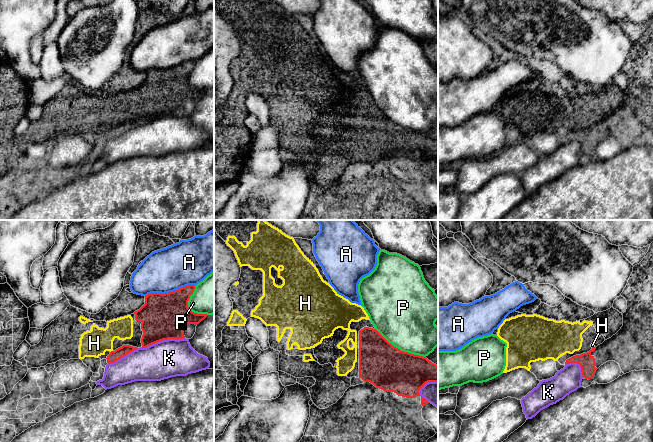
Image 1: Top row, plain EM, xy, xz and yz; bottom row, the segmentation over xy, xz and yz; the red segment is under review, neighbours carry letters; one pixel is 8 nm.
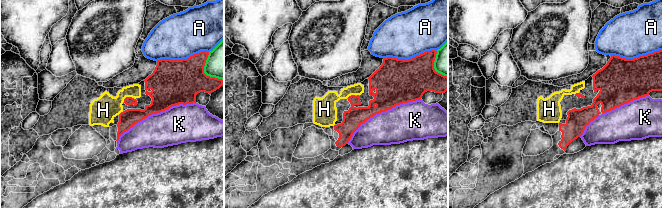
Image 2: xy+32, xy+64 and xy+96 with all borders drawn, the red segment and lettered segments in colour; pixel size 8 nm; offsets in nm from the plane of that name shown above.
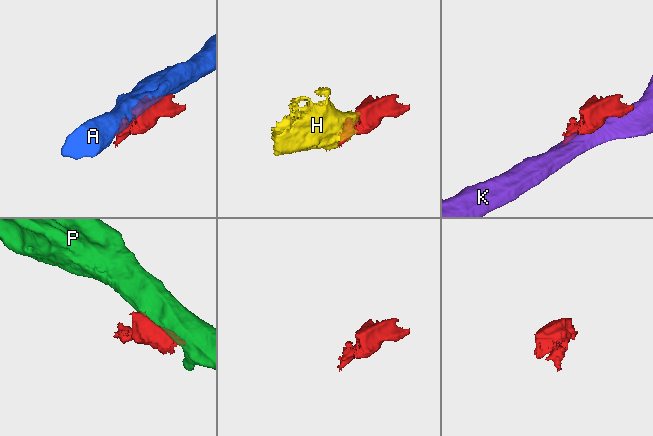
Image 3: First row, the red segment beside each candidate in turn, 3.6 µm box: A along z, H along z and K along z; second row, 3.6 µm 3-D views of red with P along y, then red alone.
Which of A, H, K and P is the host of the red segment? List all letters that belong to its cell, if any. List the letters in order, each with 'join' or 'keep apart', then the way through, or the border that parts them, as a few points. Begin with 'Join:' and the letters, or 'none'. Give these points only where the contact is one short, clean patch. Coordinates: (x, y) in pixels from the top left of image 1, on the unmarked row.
Join: H
A: keep apart
H: join
K: keep apart
P: keep apart

